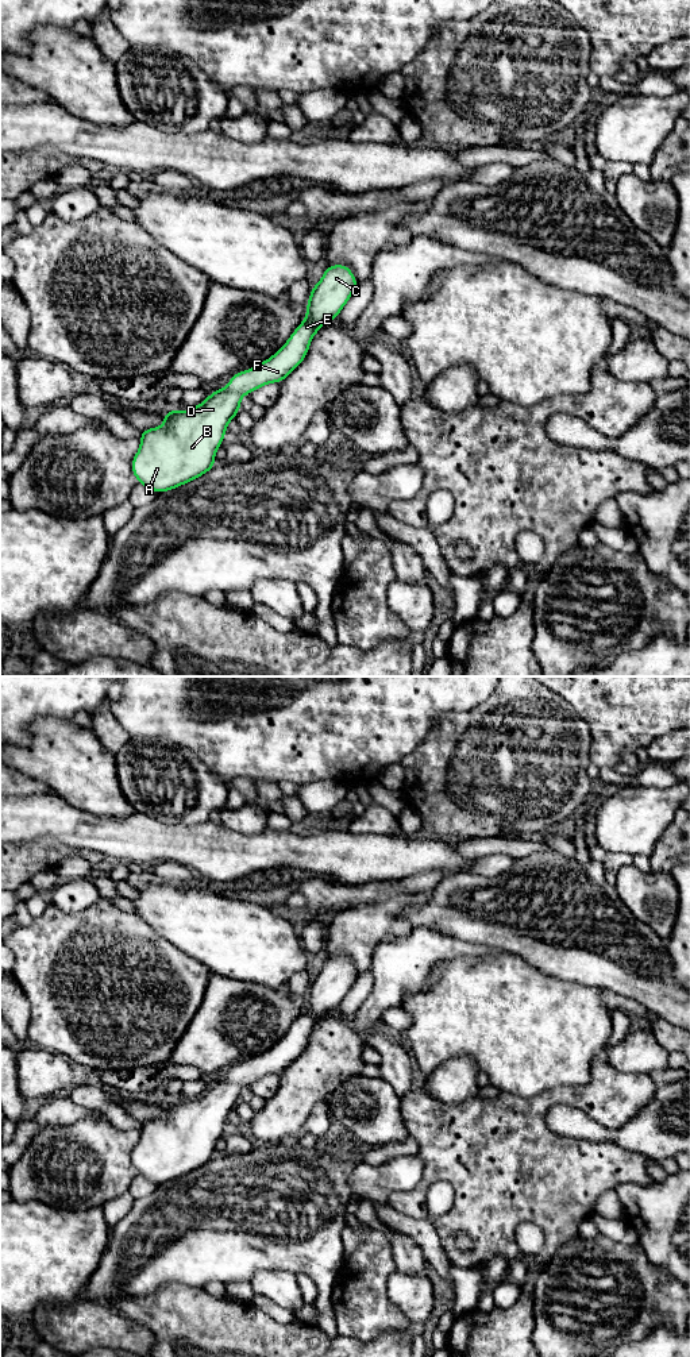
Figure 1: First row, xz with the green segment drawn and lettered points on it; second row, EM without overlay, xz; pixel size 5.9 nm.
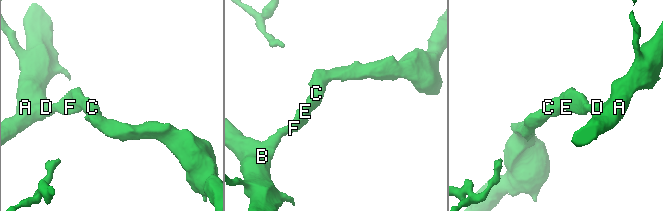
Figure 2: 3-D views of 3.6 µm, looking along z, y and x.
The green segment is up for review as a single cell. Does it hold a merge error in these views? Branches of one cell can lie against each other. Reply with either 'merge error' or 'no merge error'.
no merge error

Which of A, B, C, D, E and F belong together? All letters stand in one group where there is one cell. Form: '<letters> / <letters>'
A B C D E F

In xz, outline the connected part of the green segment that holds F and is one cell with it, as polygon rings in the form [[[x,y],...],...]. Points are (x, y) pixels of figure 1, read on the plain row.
[[[334,956],[328,957],[321,968],[321,971],[312,979],[311,987],[307,995],[307,1007],[304,1013],[294,1021],[288,1033],[267,1052],[255,1056],[250,1063],[243,1061],[230,1071],[228,1076],[223,1080],[217,1080],[215,1084],[208,1086],[207,1091],[190,1099],[186,1103],[180,1103],[171,1100],[169,1105],[162,1106],[165,1115],[162,1118],[155,1118],[142,1122],[140,1138],[135,1145],[131,1160],[139,1175],[144,1176],[147,1180],[157,1184],[163,1184],[185,1176],[200,1167],[208,1164],[215,1157],[216,1141],[223,1136],[223,1129],[227,1122],[228,1114],[235,1110],[240,1100],[240,1091],[250,1083],[257,1082],[261,1077],[266,1077],[270,1073],[281,1075],[307,1048],[309,1036],[315,1025],[328,1013],[338,1009],[346,994],[352,987],[356,979],[356,969],[351,964],[348,957]]]

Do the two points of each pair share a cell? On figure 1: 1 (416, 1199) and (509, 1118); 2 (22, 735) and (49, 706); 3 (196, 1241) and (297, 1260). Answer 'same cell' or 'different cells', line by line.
1: same cell
2: same cell
3: same cell

